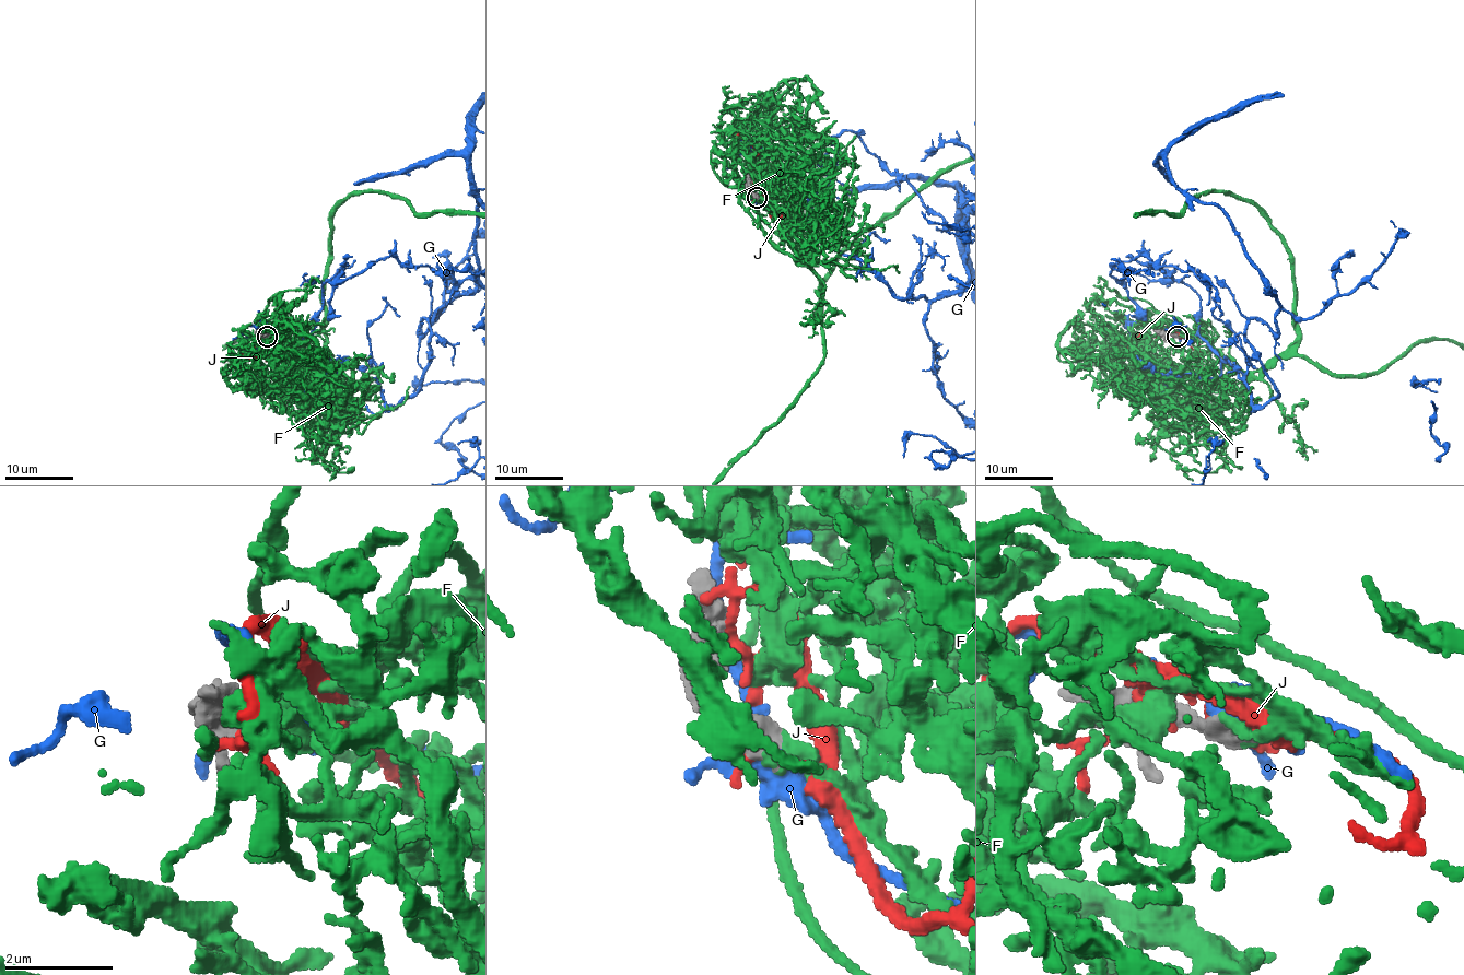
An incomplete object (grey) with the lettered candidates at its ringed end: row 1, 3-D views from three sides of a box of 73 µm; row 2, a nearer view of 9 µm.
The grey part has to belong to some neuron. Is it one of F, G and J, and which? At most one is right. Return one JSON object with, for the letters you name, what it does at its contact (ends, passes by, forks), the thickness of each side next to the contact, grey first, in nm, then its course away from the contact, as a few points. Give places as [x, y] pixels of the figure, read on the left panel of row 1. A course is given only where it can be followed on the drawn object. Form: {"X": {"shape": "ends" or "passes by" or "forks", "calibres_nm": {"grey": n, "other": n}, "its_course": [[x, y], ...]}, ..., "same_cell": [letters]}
{"F": {"shape": "ends", "calibres_nm": {"grey": 360, "other": 240}}, "same_cell": ["F"]}

